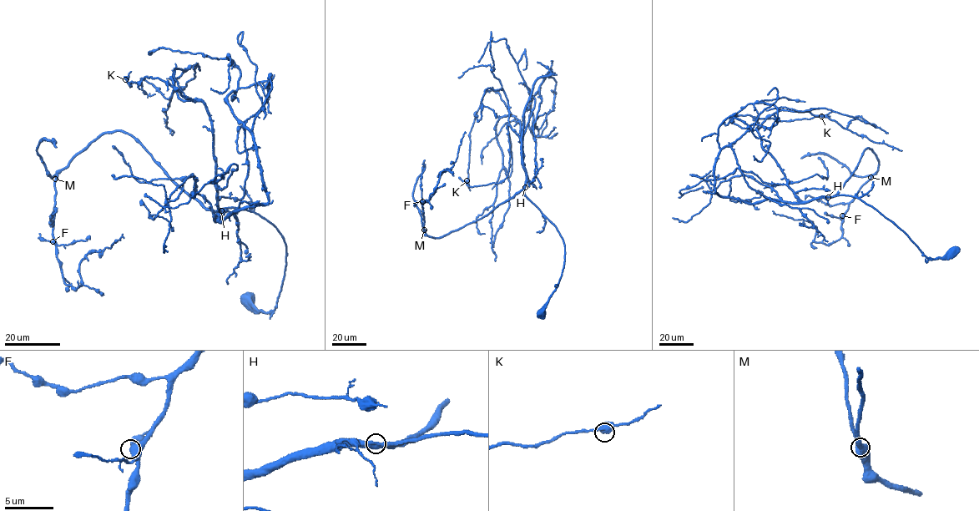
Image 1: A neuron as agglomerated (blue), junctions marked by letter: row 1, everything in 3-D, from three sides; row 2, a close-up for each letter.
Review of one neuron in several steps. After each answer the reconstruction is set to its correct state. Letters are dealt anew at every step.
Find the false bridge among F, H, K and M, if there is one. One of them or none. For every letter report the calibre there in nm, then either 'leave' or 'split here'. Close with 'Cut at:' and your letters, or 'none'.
F: 480 nm | leave
H: 550 nm | leave
K: 550 nm | leave
M: 500 nm | leave
Cut at: none

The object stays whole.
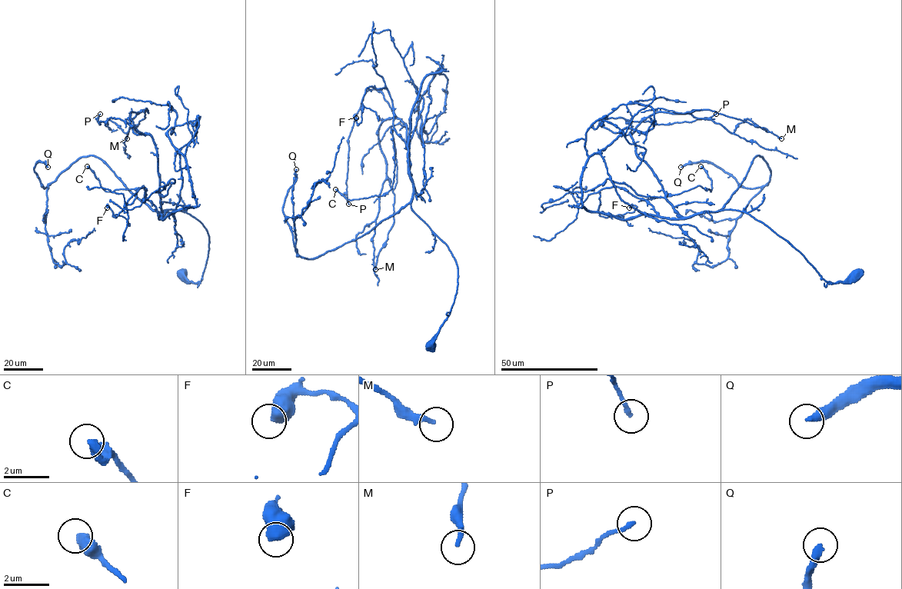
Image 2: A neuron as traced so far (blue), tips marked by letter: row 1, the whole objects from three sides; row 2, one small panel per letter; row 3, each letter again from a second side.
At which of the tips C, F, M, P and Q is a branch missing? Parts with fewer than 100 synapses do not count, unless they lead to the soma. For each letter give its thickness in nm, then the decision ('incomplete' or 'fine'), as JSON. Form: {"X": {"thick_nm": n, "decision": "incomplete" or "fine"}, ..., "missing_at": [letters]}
{"C": {"thick_nm": 400, "decision": "fine"}, "F": {"thick_nm": 650, "decision": "fine"}, "M": {"thick_nm": 240, "decision": "fine"}, "P": {"thick_nm": 170, "decision": "fine"}, "Q": {"thick_nm": 320, "decision": "incomplete"}, "missing_at": ["Q"]}

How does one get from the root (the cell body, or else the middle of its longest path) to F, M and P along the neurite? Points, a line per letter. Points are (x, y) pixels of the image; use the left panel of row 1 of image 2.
F: (181, 273), (201, 281), (208, 235), (199, 221), (172, 209), (159, 218), (143, 187), (115, 217), (107, 207)
M: (181, 273), (201, 281), (208, 231), (185, 212), (160, 217), (156, 145), (129, 121), (146, 109), (127, 138)
P: (181, 273), (201, 281), (208, 231), (185, 212), (160, 217), (153, 138), (118, 118), (99, 124), (100, 114)

